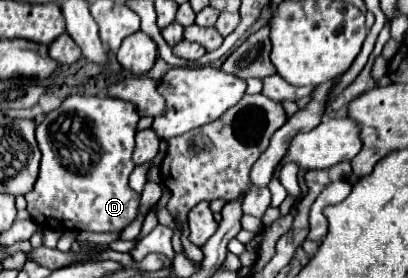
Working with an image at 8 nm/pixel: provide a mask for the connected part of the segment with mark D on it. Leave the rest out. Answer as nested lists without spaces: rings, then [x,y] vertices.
[[[68,96],[58,110],[46,114],[44,122],[40,122],[40,126],[36,128],[36,140],[42,152],[40,174],[32,192],[26,194],[28,212],[40,228],[120,232],[136,218],[140,194],[136,194],[128,186],[128,176],[134,170],[132,150],[134,150],[134,134],[136,134],[138,118],[140,116],[132,104],[106,96],[102,98]]]

